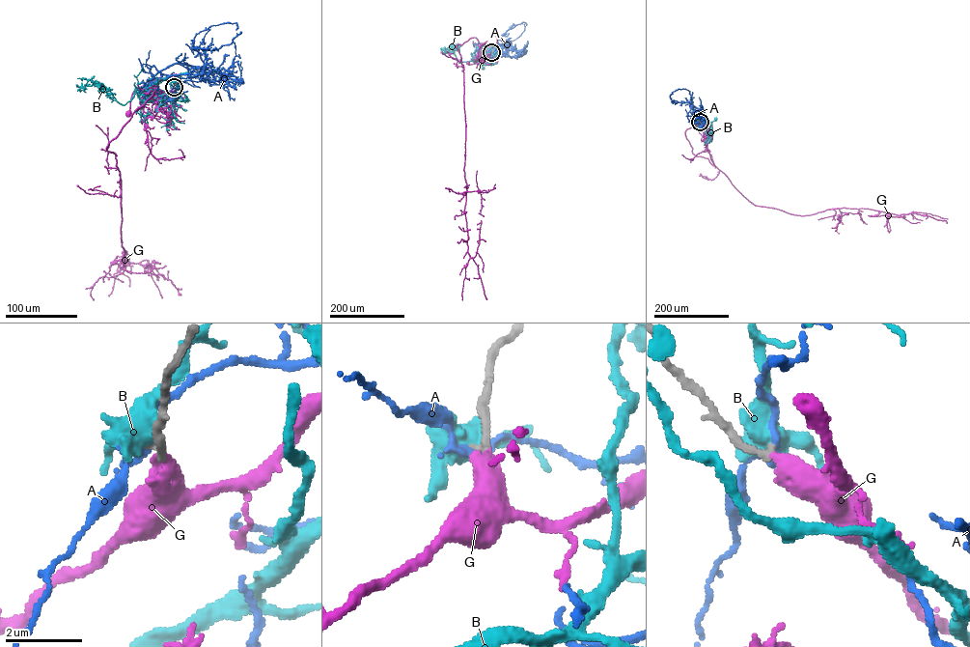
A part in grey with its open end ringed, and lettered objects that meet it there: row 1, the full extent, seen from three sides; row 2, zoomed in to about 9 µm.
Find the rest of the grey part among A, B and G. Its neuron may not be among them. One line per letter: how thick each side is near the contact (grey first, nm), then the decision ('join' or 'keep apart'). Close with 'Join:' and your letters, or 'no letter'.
A: calibres 190 and 160 nm; keep apart
B: calibres 200 and 500 nm; keep apart
G: calibres 200 and 380 nm; join
Join: G

